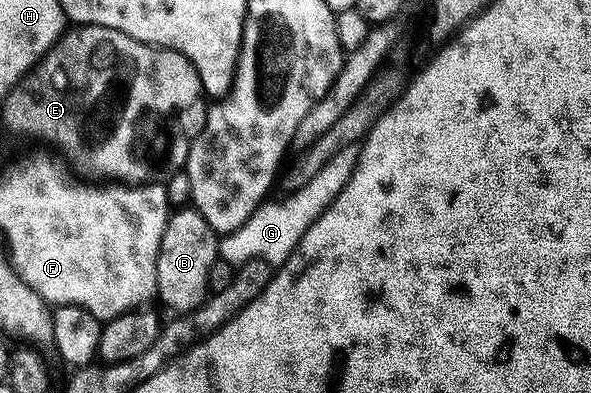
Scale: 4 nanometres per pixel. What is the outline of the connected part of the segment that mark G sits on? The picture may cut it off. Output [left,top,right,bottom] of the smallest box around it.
[219,143,359,269]

